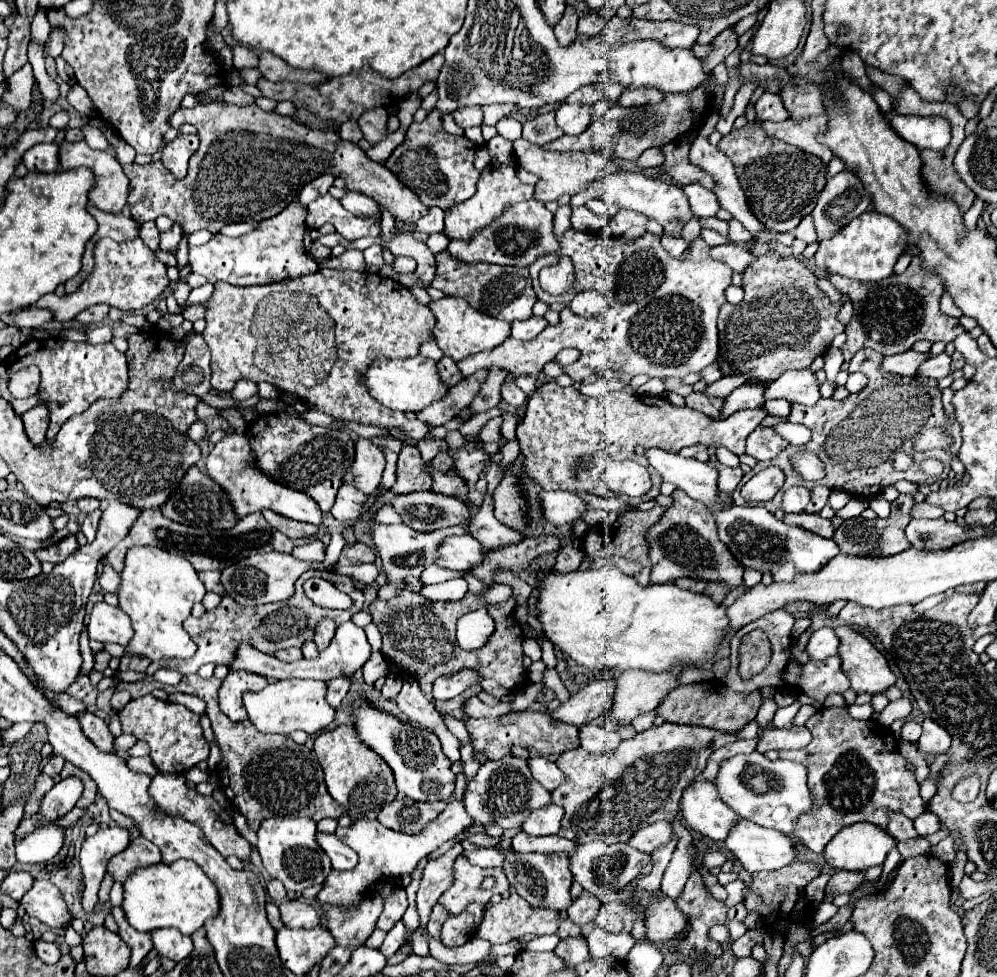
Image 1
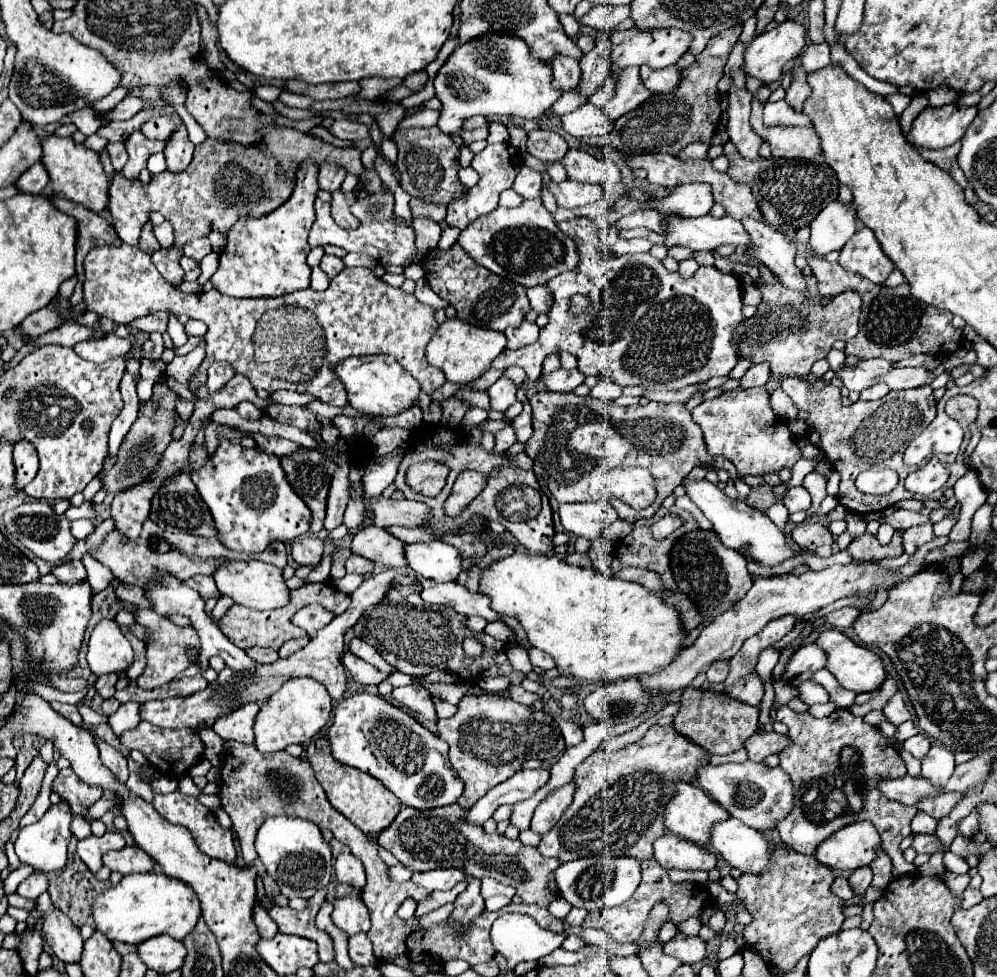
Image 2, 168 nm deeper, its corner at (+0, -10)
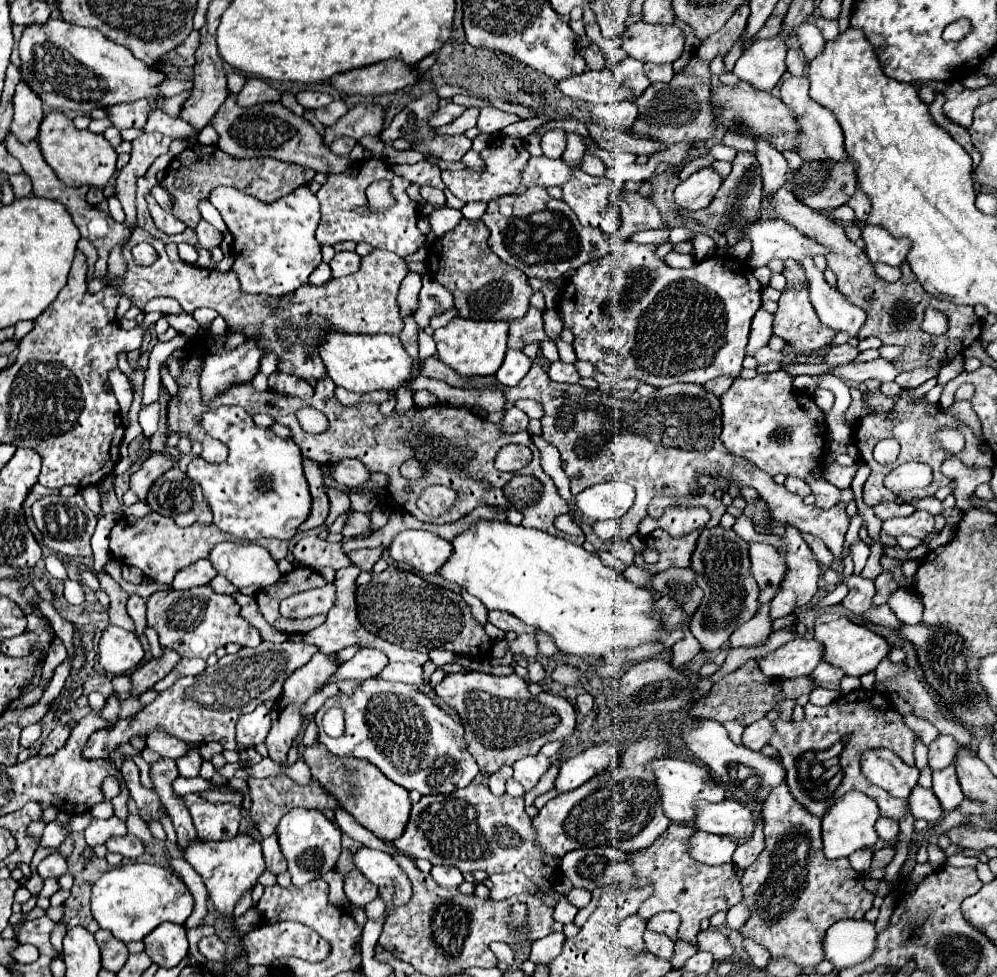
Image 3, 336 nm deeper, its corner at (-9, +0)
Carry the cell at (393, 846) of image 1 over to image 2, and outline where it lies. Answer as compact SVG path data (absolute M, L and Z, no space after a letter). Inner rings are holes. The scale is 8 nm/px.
M546 768L520 770L500 786L488 790L488 794L468 810L468 822L472 822L474 826L482 826L488 820L488 812L492 814L502 804L516 804L520 800L530 798L538 788L548 782L548 778L550 772Z

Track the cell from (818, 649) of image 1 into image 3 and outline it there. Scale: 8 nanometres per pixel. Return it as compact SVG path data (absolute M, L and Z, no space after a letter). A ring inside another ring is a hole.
M795 638L779 650L759 660L759 668L773 680L791 680L809 676L823 660L823 646L817 640Z

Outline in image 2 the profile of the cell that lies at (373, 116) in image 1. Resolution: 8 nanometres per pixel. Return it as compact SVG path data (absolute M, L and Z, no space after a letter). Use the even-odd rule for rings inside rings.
M334 120L332 126L328 126L328 132L336 138L346 138L346 140L352 140L352 142L370 136L370 132L364 124L348 122L348 120Z

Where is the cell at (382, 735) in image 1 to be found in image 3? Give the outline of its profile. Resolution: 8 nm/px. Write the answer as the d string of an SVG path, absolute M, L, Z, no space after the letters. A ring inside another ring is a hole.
M373 678L365 680L353 696L337 694L329 698L315 714L315 722L319 726L319 742L325 744L331 754L363 758L405 790L449 794L469 786L479 774L475 758L467 752L461 724L433 704L429 696L419 692L417 686ZM329 708L341 708L345 712L345 732L339 738L329 738L323 730L321 720Z

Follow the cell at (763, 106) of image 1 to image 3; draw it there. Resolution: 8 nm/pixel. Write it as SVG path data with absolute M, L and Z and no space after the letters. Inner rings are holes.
M791 76L789 80L783 80L779 92L781 92L781 100L799 118L799 126L801 126L803 134L799 138L797 154L801 154L805 160L827 160L827 158L845 160L845 158L849 158L845 154L845 148L843 148L843 130L841 130L839 122L835 120L835 116L827 108L823 108L815 100L811 100L811 96L809 96L809 80L805 76L803 78Z

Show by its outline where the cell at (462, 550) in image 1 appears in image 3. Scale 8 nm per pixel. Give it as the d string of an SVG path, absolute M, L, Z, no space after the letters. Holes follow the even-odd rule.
M479 522L467 532L455 536L451 542L441 538L435 532L405 530L393 539L388 549L395 562L421 570L423 574L437 572L437 568L441 568L441 564L449 560L439 570L443 578L447 578L449 582L461 588L467 588L467 592L477 596L487 608L509 612L517 616L519 620L523 620L525 624L545 632L547 636L553 638L555 646L569 656L605 660L609 654L617 650L633 650L649 642L657 644L663 638L661 620L653 616L655 614L653 608L657 602L653 590L625 580L613 568L603 564L603 560L597 554L587 552L565 538L553 538L551 534L543 530L533 530L533 528L523 528L523 526L503 524L503 522L499 524Z

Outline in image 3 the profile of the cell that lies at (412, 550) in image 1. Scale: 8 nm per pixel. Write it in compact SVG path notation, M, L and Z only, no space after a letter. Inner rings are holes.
M351 512L345 528L343 528L343 536L345 538L353 538L353 536L363 536L363 534L371 534L371 520L367 514L363 512Z

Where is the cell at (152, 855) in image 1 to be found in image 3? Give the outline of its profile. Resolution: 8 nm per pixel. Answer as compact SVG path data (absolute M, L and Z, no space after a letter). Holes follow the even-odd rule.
M127 834L127 836L121 836L121 838L117 838L117 836L109 838L105 846L107 846L109 852L123 854L125 858L131 858L131 860L139 858L145 852L145 844L133 834Z

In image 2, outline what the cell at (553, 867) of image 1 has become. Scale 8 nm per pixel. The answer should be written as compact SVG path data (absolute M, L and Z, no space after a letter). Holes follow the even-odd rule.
M450 804L444 808L416 810L404 808L398 812L392 826L382 830L378 844L396 856L396 860L414 872L428 872L434 868L458 868L468 878L494 878L518 890L524 904L548 906L556 896L554 870L560 866L556 858L544 858L536 848L510 840L502 834L488 834L482 826L472 826L466 820L466 808Z

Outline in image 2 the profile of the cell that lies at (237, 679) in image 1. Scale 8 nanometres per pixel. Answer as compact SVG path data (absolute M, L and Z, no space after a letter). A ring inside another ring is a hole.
M250 702L248 706L242 706L240 710L234 710L232 714L216 720L214 732L222 740L254 744L254 720L256 720L258 710L260 708L254 702Z

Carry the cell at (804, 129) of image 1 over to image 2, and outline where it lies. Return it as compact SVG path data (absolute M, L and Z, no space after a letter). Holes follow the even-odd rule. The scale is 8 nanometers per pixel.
M752 100L750 124L758 136L768 140L772 154L776 158L804 158L814 160L820 154L820 140L812 128L794 128L794 126L764 126L762 122L764 104Z

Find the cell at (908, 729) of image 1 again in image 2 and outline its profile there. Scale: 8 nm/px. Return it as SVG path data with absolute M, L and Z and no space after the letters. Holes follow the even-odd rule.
M916 734L916 736L912 736L912 738L908 738L908 740L904 742L904 748L906 748L914 758L918 758L918 760L922 760L922 758L928 754L930 746L932 746L932 742L930 742L930 738L924 736L924 734Z

